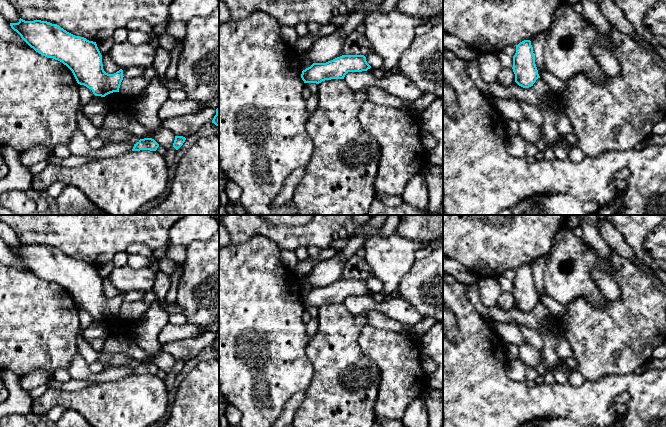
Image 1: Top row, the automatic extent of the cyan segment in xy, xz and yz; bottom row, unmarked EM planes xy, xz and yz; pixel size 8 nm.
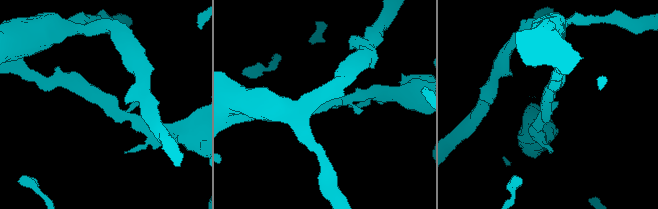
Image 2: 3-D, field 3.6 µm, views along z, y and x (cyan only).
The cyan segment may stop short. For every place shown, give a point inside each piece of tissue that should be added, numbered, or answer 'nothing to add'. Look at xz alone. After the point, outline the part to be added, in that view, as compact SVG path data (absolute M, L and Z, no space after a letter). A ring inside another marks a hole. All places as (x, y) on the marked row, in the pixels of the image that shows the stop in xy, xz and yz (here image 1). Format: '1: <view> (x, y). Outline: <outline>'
nothing to add

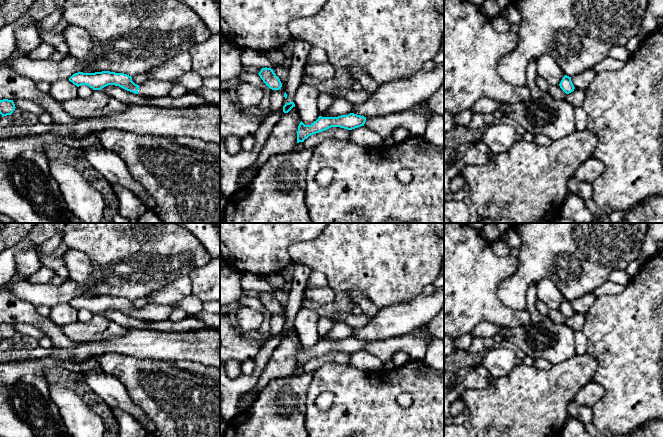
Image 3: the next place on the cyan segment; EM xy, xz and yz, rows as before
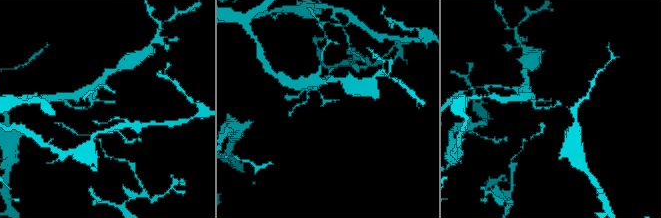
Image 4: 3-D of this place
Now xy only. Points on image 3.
1: xy (191, 81). Outline: M190 70L179 79L173 81L148 79L140 85L138 95L148 98L165 97L171 94L171 89L176 84L183 86L187 91L194 92L202 87L203 78L193 70Z

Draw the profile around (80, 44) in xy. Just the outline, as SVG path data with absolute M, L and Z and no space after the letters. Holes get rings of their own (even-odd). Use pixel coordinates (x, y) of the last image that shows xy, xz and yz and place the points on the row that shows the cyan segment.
M65 24L63 38L69 47L69 54L86 63L95 61L93 42L89 33L75 25Z

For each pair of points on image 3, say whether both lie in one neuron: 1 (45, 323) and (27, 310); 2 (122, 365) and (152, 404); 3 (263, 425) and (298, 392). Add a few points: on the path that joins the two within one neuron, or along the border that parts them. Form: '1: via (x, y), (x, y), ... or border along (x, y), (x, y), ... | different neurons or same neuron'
1: via (41, 322), (31, 314) | same neuron
2: via (132, 375), (137, 380), (137, 385), (146, 394) | same neuron
3: via (272, 416), (289, 399) | same neuron

